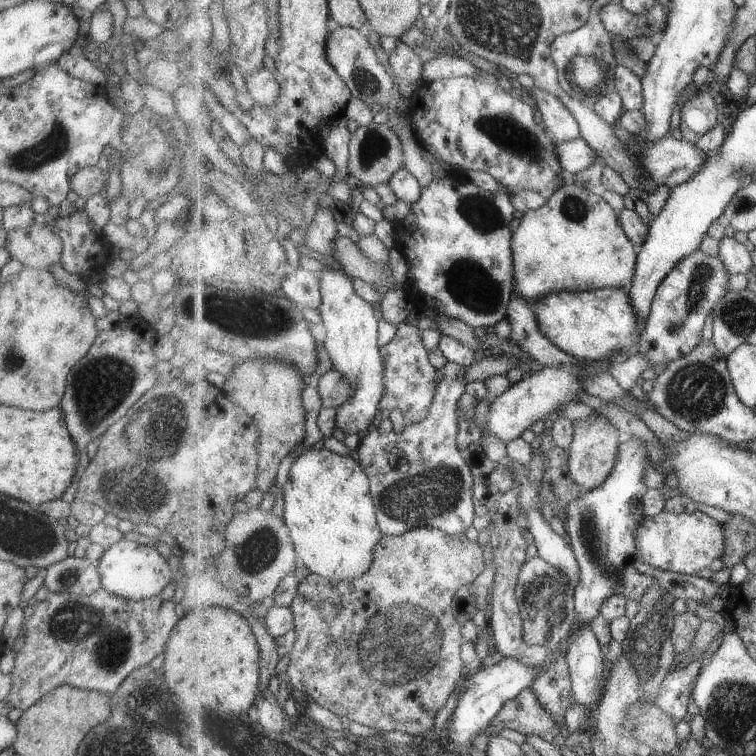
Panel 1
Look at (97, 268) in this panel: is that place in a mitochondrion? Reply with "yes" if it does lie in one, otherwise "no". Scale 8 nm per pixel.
no

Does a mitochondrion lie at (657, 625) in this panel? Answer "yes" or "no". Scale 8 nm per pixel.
yes

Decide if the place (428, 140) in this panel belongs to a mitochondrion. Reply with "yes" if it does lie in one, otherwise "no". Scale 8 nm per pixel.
no

